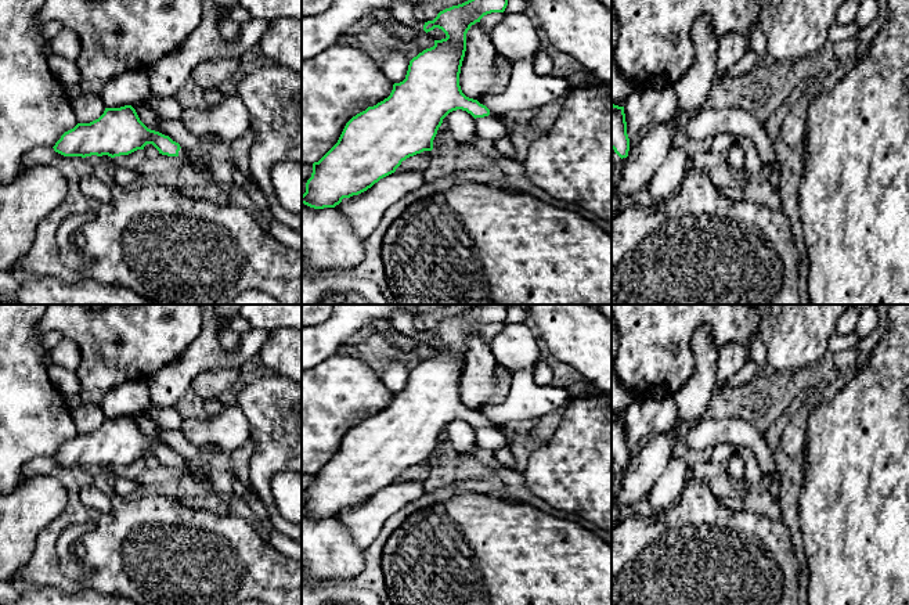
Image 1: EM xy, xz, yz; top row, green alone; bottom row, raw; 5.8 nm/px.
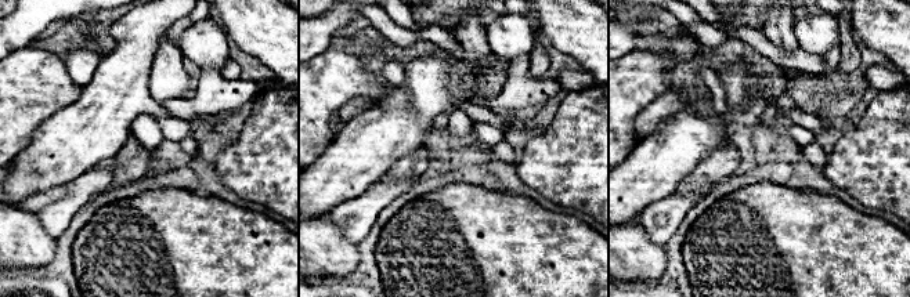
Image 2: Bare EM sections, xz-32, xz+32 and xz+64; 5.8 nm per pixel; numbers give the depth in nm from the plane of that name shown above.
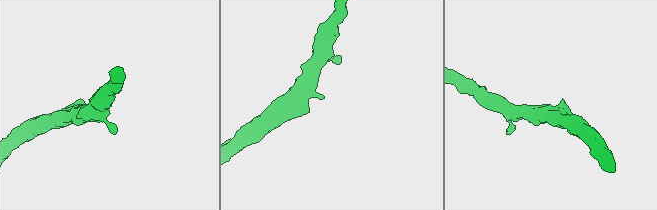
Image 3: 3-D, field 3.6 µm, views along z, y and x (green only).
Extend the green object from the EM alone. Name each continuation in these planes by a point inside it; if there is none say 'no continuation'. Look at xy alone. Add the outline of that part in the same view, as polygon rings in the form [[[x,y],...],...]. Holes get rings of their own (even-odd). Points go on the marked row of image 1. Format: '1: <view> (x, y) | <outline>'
1: xy (183, 154) | [[[180,148],[178,151],[178,158],[183,159],[184,162],[194,162],[194,161],[199,161],[201,166],[203,168],[210,159],[205,155],[196,155],[192,152],[188,152],[184,148]]]

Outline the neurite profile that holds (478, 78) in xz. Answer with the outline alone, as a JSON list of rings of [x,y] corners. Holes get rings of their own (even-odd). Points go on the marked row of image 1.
[[[480,22],[472,25],[466,33],[466,51],[459,73],[459,86],[466,97],[477,100],[495,87],[497,55],[490,35],[483,32]]]

